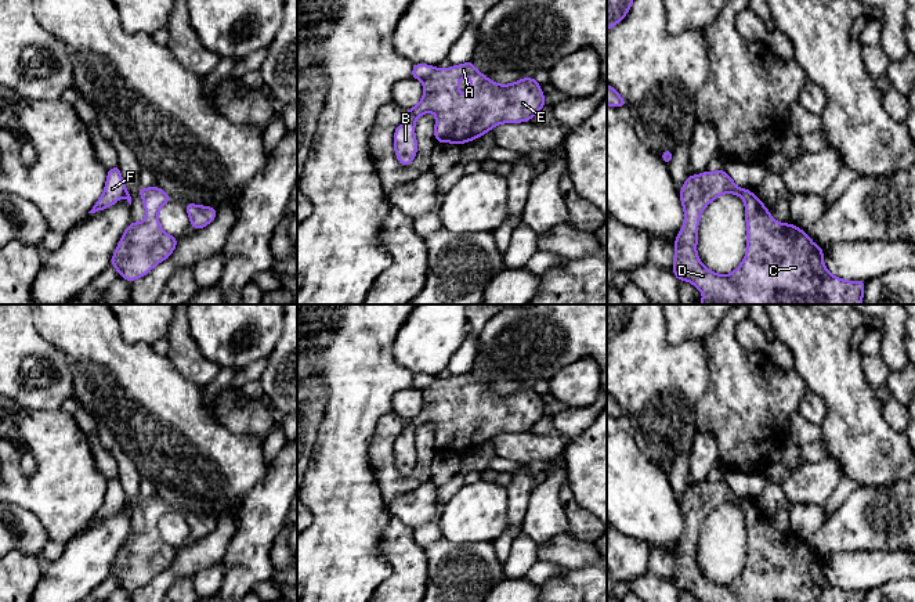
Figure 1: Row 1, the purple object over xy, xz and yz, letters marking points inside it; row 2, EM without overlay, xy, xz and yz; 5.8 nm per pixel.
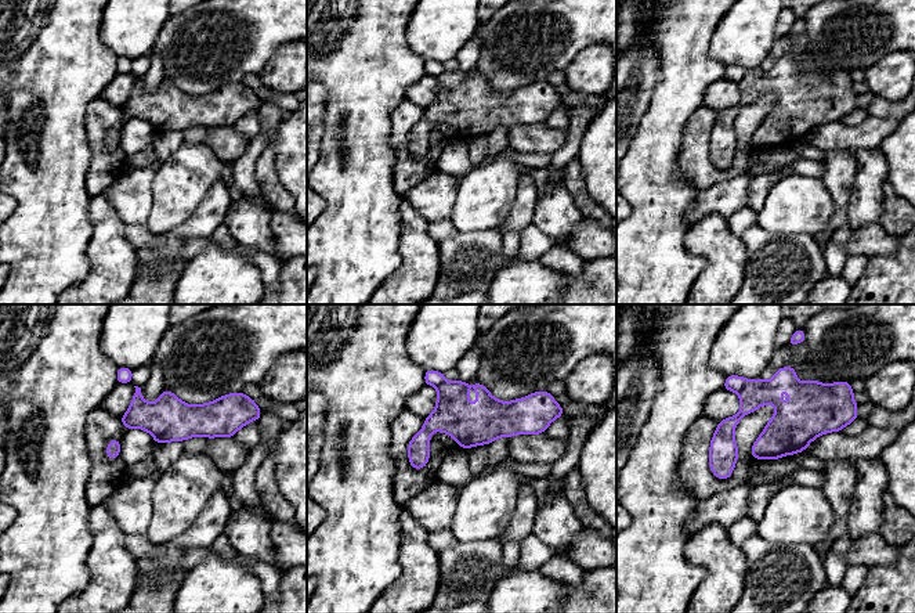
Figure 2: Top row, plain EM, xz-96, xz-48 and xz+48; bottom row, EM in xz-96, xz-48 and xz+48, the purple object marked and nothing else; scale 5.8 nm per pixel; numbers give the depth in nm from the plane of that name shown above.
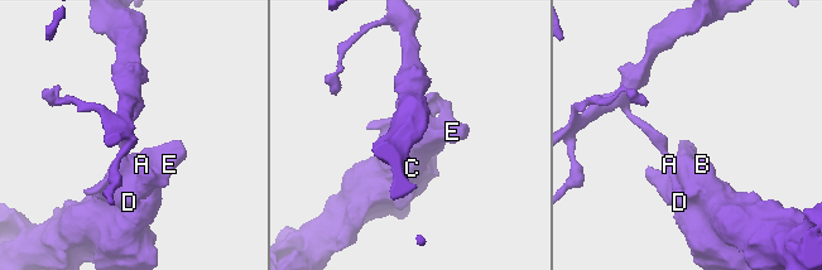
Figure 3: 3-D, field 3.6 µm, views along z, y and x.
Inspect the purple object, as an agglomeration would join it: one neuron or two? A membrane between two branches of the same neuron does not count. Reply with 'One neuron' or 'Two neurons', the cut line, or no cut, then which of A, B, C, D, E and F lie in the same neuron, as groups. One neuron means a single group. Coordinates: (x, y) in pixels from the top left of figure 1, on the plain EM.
Two neurons. Split along xz (436, 377), (423, 390). Groups: A B C D E / F

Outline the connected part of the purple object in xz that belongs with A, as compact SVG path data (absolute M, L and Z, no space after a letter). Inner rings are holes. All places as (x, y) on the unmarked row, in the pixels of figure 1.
M471 370L462 375L452 375L449 379L435 376L433 385L423 390L423 401L422 411L408 419L405 430L394 441L394 461L402 476L411 475L416 466L415 433L419 426L427 422L434 422L437 426L434 437L437 453L466 454L498 435L529 432L545 417L545 404L534 387L524 387L511 394L498 394L477 382ZM467 385L470 386L471 403L460 404L459 390Z

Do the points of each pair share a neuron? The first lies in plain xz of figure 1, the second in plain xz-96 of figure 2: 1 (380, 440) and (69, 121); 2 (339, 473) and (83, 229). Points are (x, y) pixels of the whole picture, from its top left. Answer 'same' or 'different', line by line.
1: different
2: same

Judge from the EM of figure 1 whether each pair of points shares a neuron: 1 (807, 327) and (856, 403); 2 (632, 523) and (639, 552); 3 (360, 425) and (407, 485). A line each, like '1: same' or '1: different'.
1: same
2: different
3: different

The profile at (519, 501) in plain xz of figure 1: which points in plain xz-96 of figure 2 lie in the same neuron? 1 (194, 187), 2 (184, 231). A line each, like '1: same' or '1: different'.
1: different
2: same

